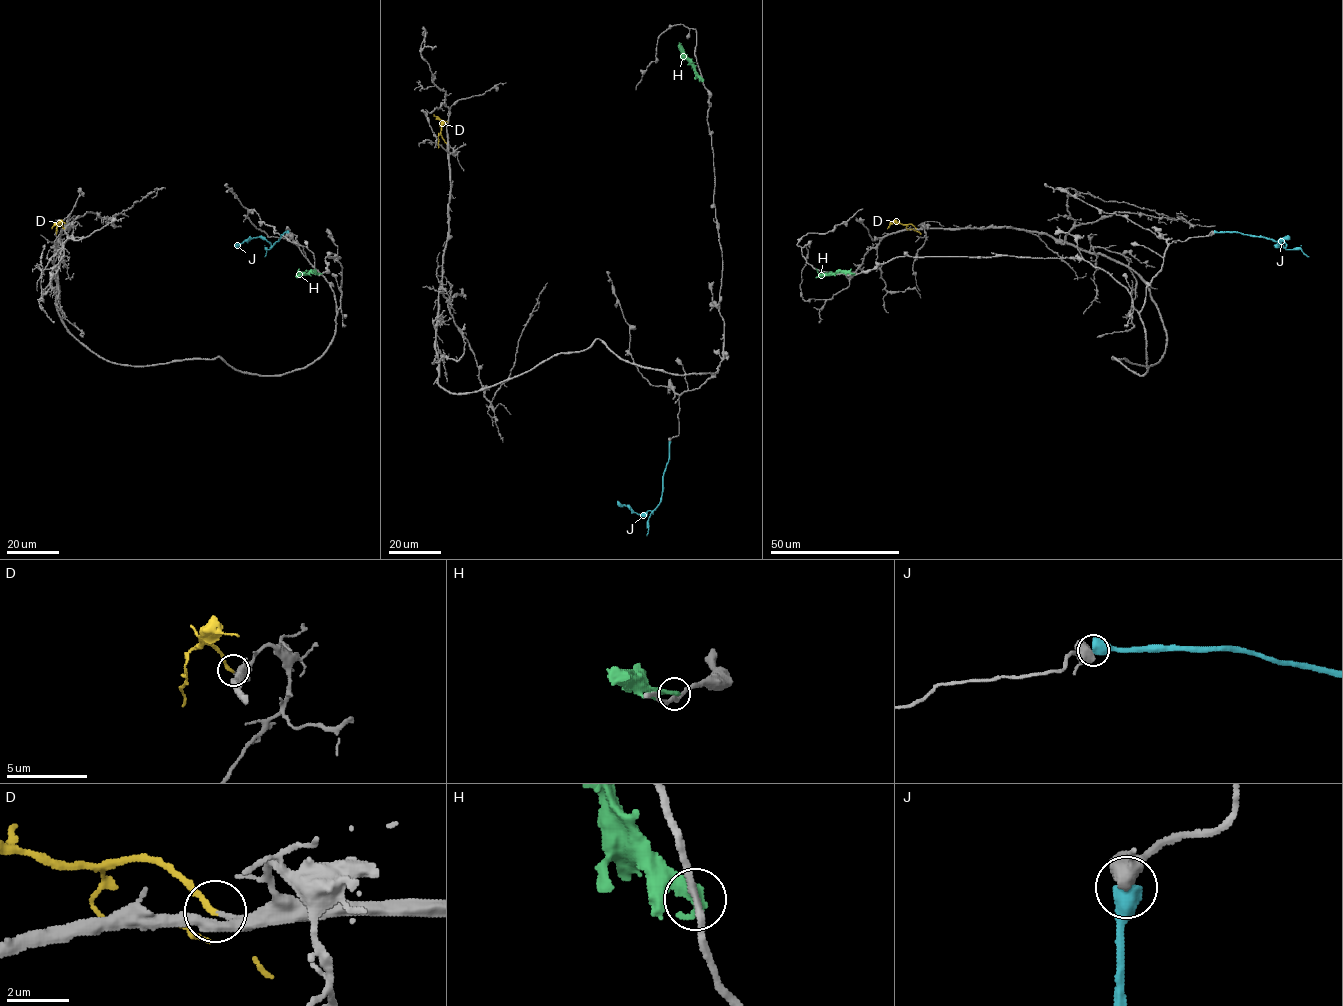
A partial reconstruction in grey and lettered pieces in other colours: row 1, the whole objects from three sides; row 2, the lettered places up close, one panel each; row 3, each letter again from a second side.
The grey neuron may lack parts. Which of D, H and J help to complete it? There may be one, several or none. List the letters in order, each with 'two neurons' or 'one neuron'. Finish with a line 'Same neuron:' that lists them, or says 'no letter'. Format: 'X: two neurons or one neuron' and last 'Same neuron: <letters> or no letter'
D: one neuron
H: two neurons
J: two neurons
Same neuron: D

